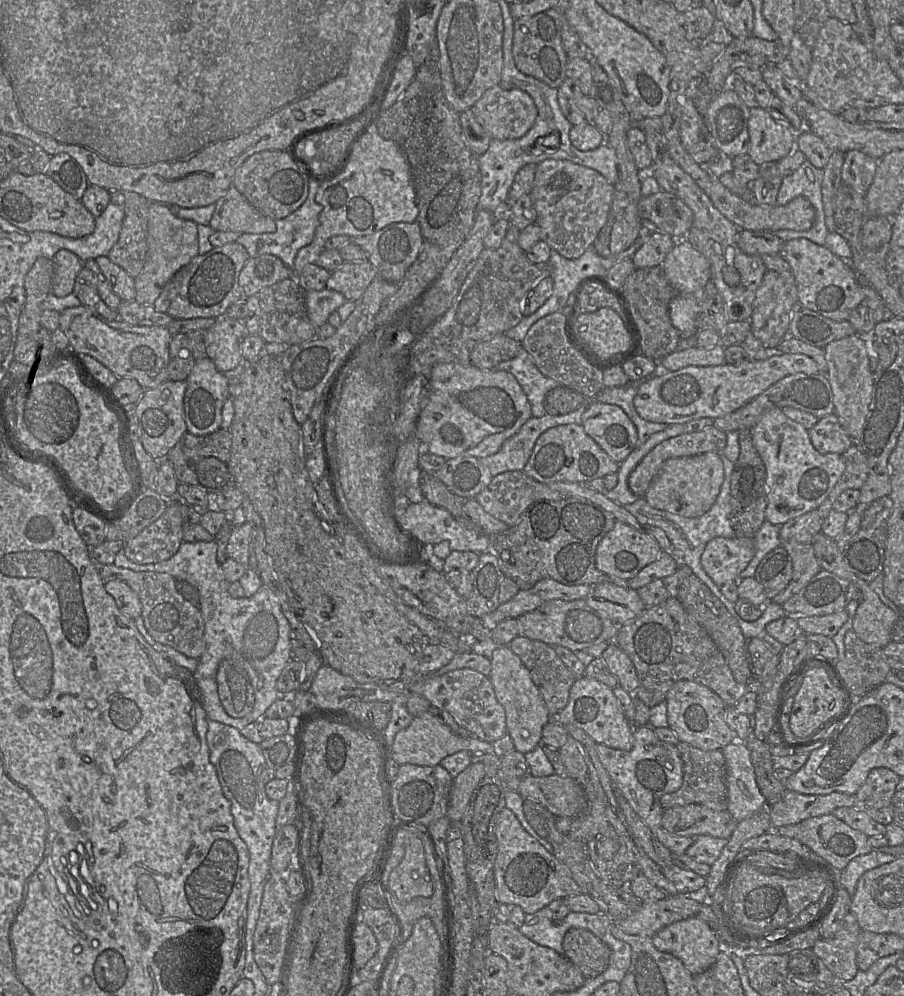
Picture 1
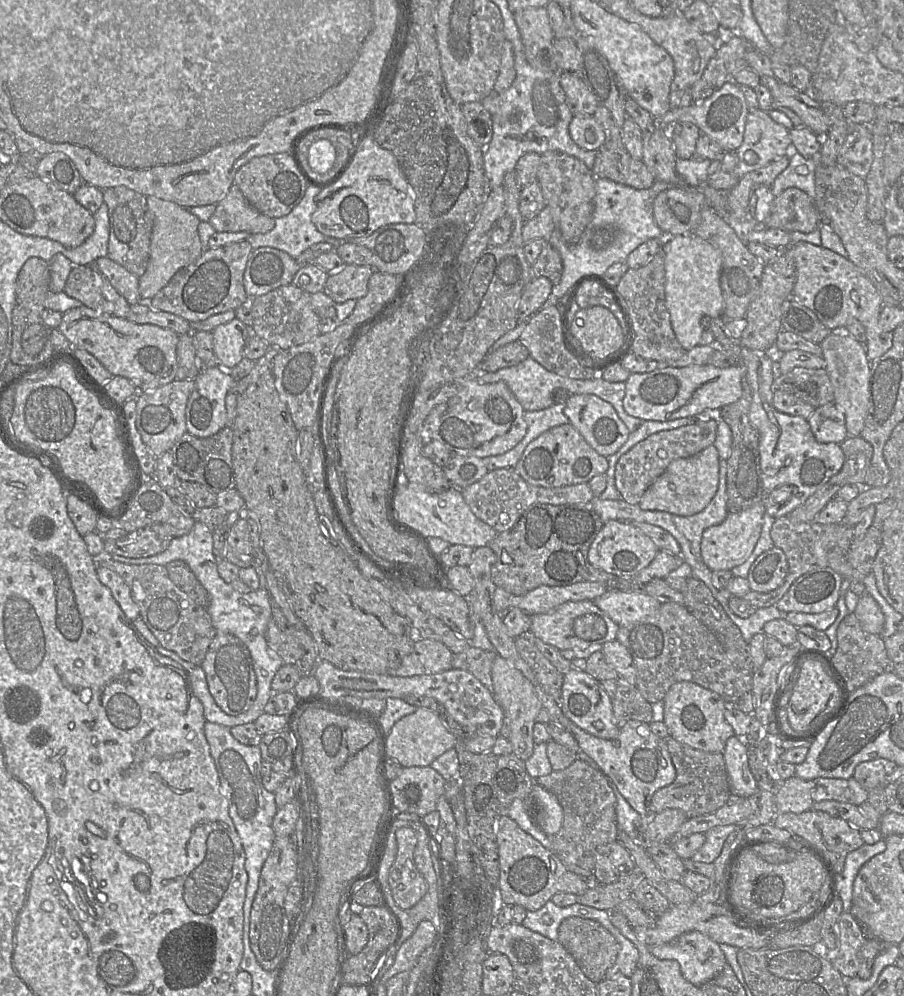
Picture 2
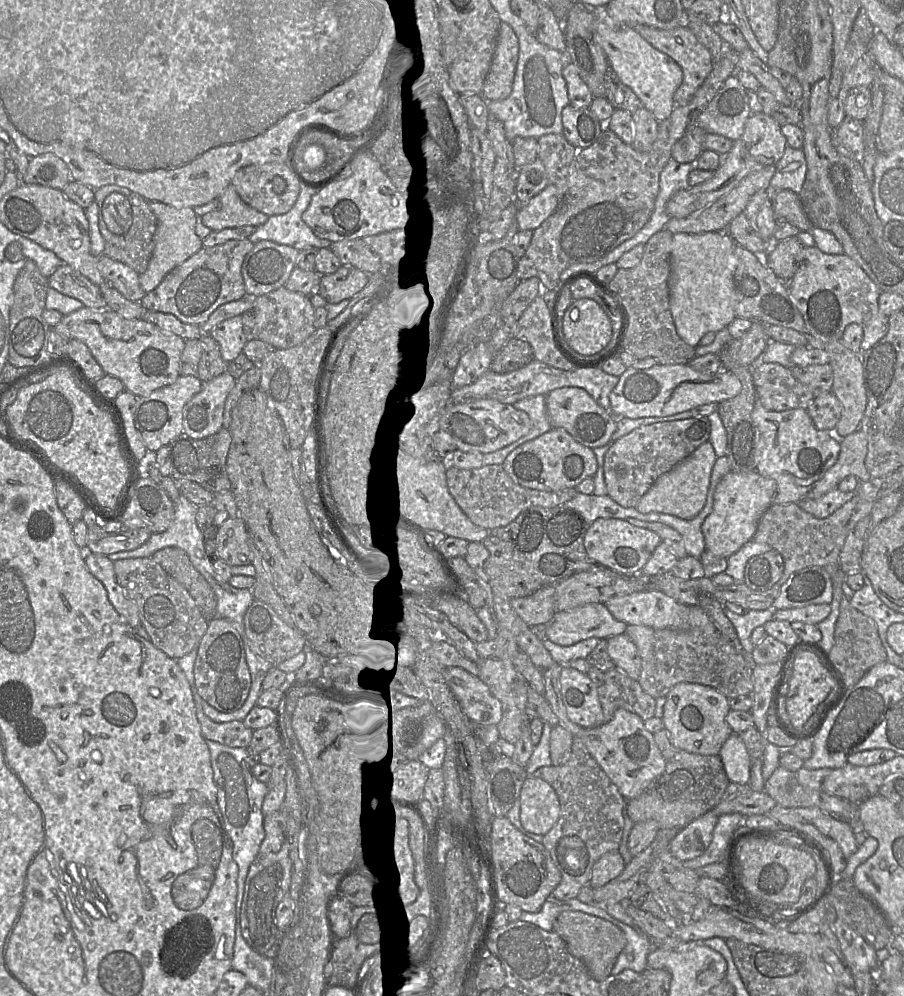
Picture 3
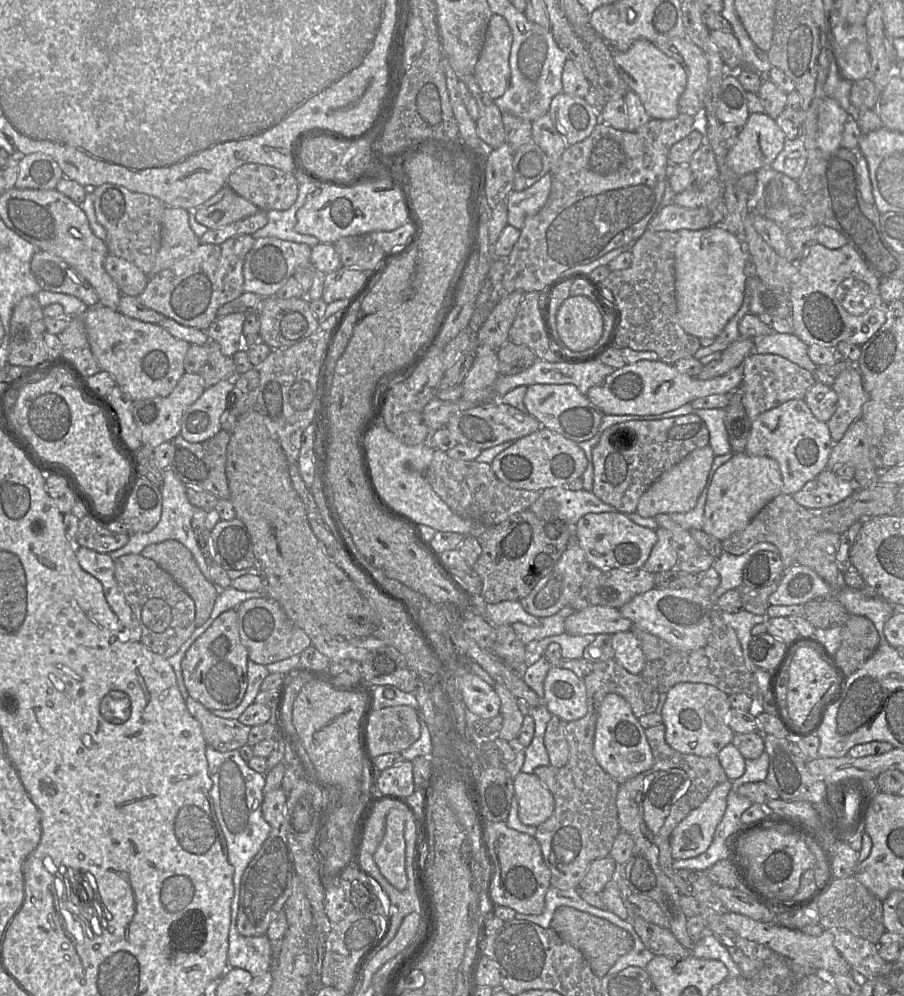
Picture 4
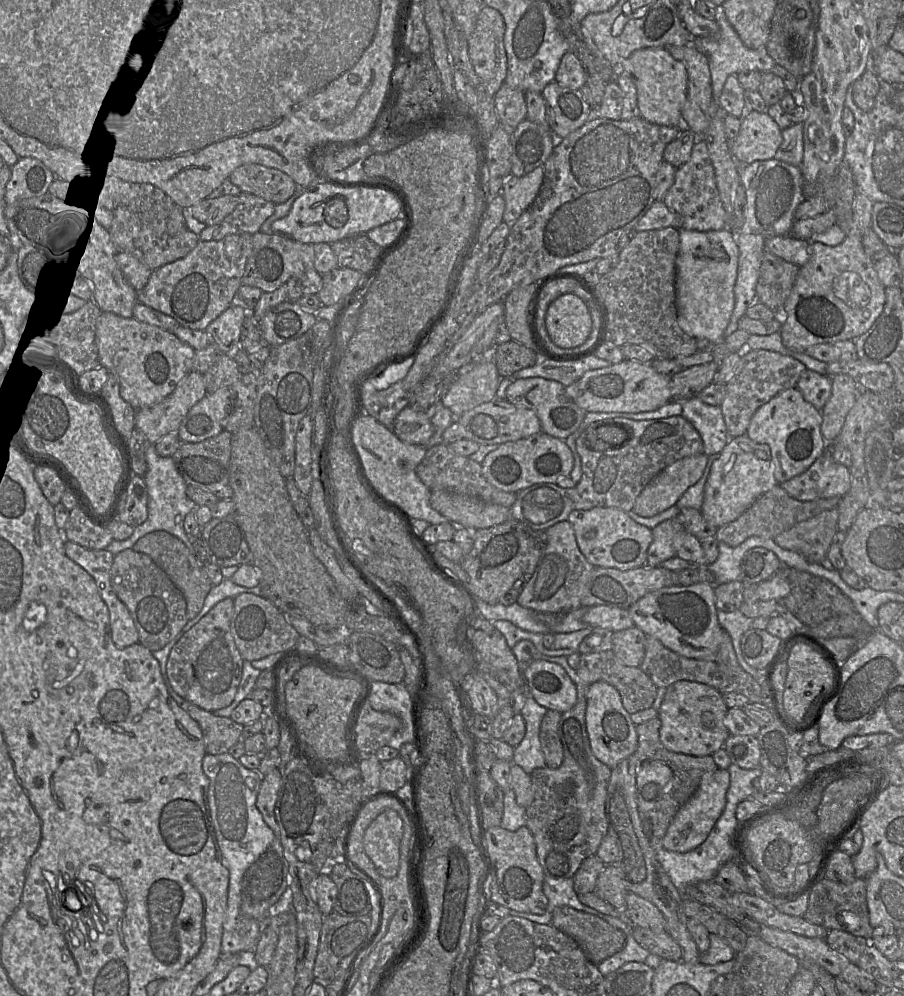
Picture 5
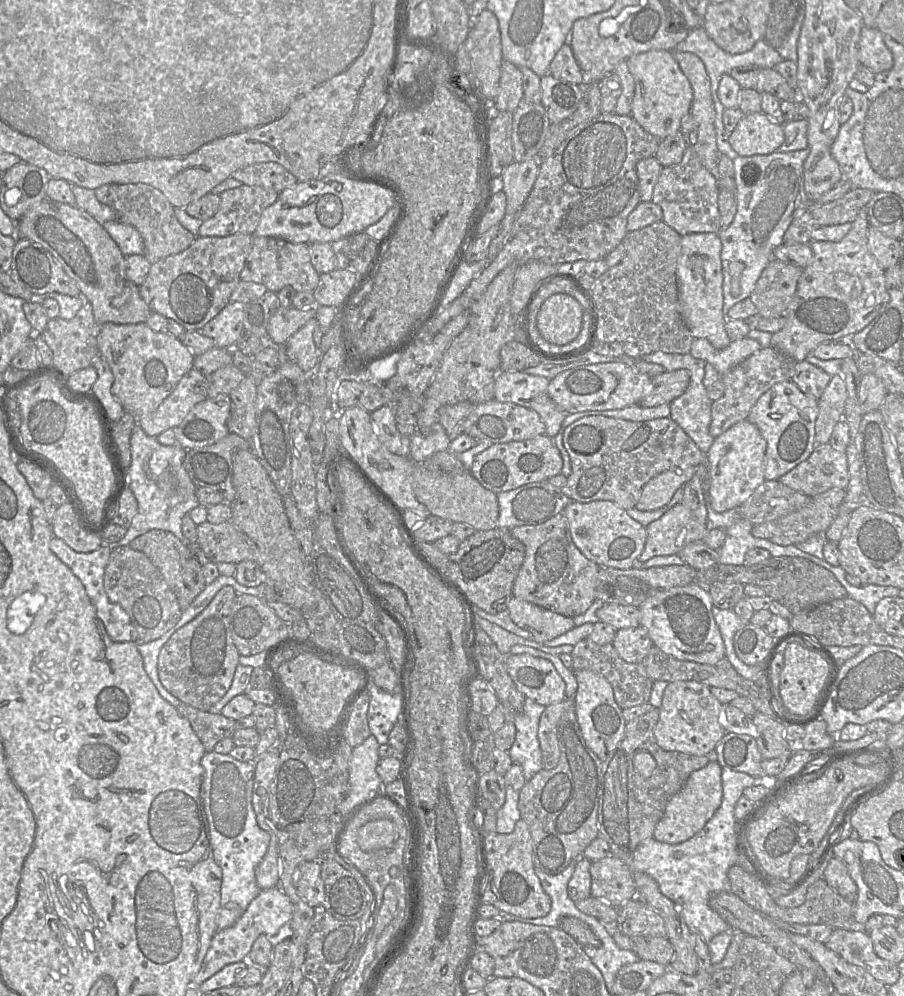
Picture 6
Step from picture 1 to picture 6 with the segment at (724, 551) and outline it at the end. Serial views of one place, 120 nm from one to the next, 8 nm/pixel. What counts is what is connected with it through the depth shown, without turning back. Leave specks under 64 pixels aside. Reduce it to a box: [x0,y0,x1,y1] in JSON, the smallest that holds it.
[705,419,766,512]

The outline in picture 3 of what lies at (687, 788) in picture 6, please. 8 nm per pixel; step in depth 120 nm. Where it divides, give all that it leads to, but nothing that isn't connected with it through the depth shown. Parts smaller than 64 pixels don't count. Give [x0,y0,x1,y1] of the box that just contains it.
[670,810,718,861]

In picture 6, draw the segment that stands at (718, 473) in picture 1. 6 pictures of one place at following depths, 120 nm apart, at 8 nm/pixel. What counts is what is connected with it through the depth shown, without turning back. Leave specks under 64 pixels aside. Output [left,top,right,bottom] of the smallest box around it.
[635,466,695,511]

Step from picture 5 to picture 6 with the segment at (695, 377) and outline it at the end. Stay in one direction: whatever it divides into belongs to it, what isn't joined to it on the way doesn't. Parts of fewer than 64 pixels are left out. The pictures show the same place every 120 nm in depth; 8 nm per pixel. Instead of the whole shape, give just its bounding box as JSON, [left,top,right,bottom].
[636,369,690,408]

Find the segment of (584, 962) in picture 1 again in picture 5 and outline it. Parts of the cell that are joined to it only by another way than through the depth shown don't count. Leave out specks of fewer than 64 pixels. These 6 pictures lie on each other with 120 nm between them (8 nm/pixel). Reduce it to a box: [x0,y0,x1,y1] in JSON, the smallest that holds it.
[551,906,626,965]

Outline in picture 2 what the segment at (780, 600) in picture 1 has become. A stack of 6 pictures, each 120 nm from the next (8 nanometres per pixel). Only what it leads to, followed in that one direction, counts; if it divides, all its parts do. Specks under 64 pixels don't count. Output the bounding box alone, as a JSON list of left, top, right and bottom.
[740,516,854,609]

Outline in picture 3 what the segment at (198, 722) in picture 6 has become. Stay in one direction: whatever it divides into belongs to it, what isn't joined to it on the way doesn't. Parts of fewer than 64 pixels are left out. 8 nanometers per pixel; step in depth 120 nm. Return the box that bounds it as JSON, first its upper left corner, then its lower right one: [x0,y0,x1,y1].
[196,705,253,747]

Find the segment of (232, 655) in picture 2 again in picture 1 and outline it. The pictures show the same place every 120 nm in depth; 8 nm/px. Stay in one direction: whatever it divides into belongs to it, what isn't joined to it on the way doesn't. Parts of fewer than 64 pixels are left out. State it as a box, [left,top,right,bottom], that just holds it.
[216,659,254,718]

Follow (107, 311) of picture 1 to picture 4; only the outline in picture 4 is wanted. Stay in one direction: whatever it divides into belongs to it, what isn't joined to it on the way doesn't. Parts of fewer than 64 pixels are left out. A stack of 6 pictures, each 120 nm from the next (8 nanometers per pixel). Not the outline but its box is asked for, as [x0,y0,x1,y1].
[30,251,99,307]

